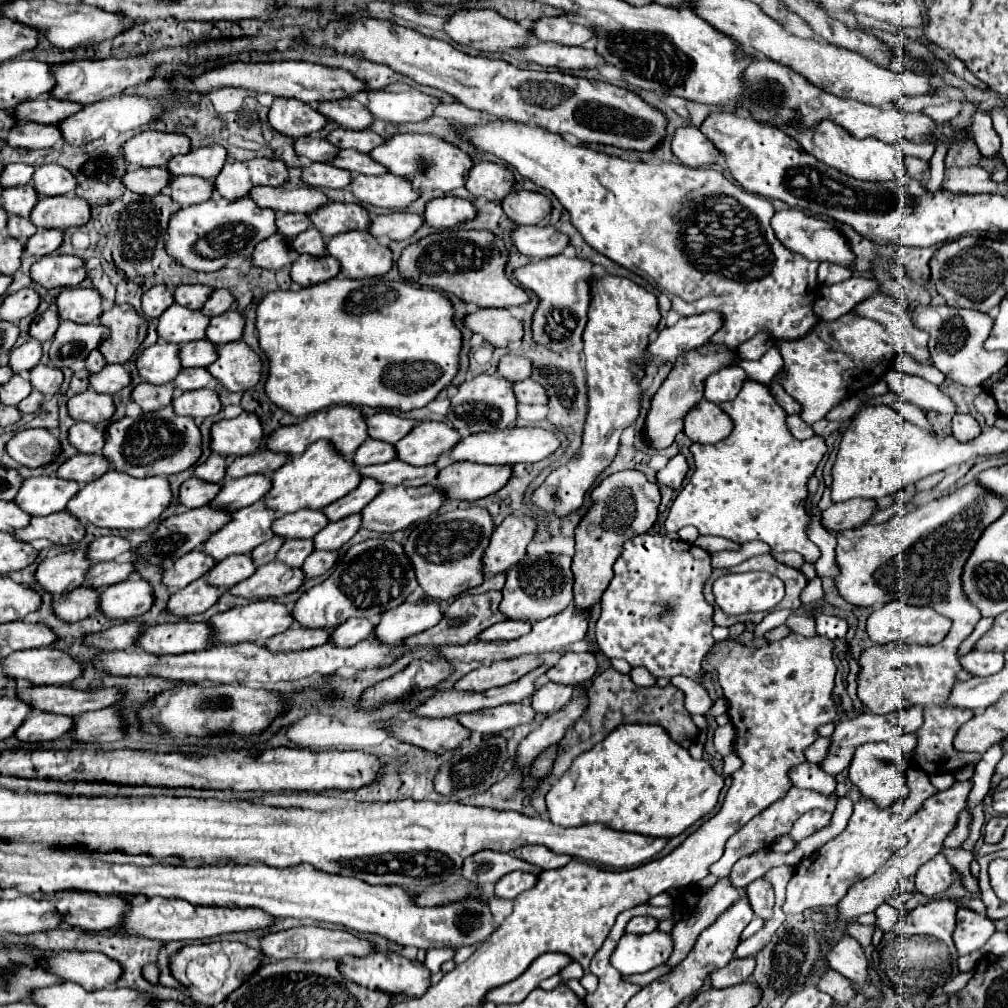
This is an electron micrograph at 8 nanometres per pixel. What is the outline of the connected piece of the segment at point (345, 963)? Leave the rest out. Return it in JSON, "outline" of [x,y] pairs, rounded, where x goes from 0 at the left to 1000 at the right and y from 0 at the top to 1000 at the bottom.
{"outline":[[[367,945],[363,949],[341,949],[337,951],[337,965],[343,971],[357,975],[359,979],[383,983],[387,987],[399,985],[405,989],[417,989],[427,979],[427,963],[419,955],[407,953],[395,945]]]}

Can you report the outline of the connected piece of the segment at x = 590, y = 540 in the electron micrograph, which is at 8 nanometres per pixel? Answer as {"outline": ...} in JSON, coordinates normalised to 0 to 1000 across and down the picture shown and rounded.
{"outline":[[[615,467],[599,475],[587,487],[587,505],[577,515],[571,525],[571,551],[567,559],[569,566],[569,602],[573,608],[583,608],[591,598],[595,598],[609,566],[607,561],[617,549],[621,535],[641,529],[653,511],[655,487],[651,479],[643,479],[635,467]]]}

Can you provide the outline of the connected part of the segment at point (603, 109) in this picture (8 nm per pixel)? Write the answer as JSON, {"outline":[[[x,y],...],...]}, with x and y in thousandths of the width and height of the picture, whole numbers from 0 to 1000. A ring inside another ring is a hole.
{"outline":[[[329,21],[321,29],[308,33],[304,41],[310,45],[329,45],[335,51],[355,51],[365,61],[381,63],[417,84],[446,92],[466,108],[476,108],[496,118],[534,124],[548,132],[567,132],[577,142],[597,142],[639,152],[649,148],[661,134],[661,116],[621,86],[569,76],[560,70],[514,68],[498,59],[462,55],[442,41],[421,37],[411,29],[387,21]]]}

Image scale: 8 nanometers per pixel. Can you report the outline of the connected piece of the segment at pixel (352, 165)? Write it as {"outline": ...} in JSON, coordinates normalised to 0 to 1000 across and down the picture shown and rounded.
{"outline":[[[337,148],[333,158],[329,158],[329,164],[343,168],[347,172],[361,172],[361,174],[379,174],[383,172],[383,166],[369,160],[365,154],[349,150],[349,148]]]}

